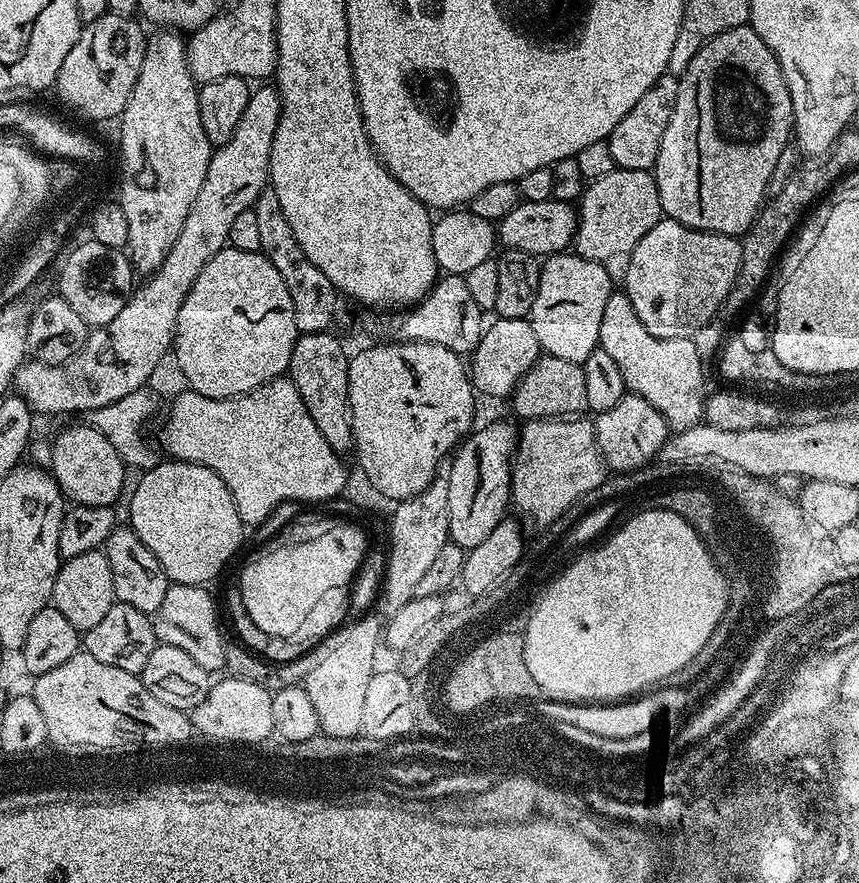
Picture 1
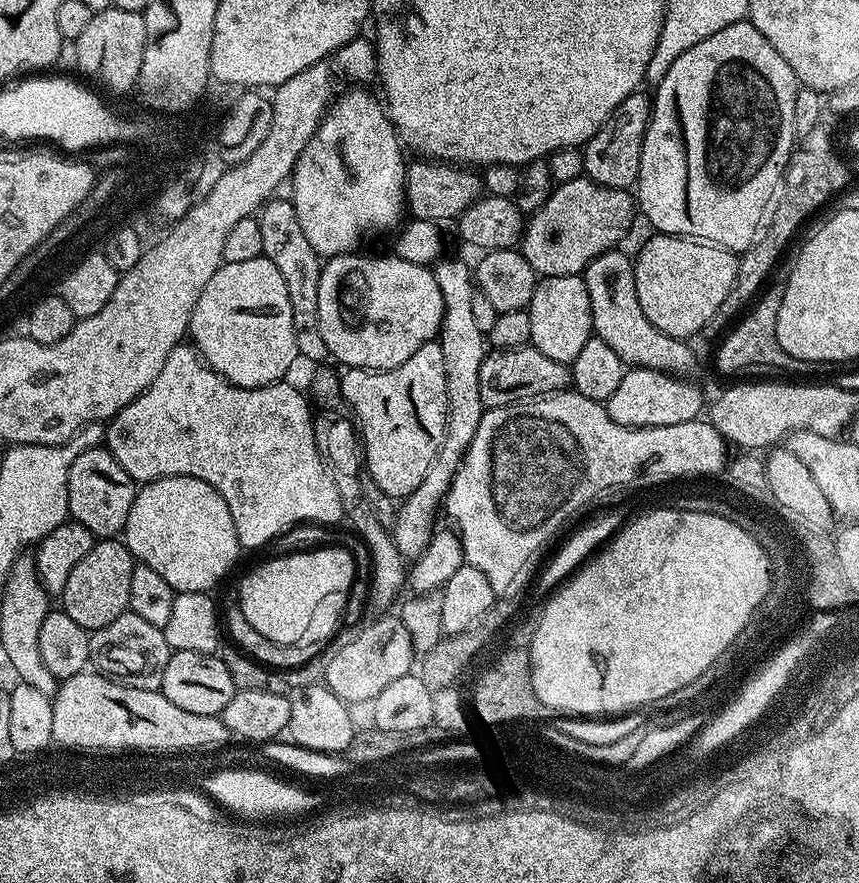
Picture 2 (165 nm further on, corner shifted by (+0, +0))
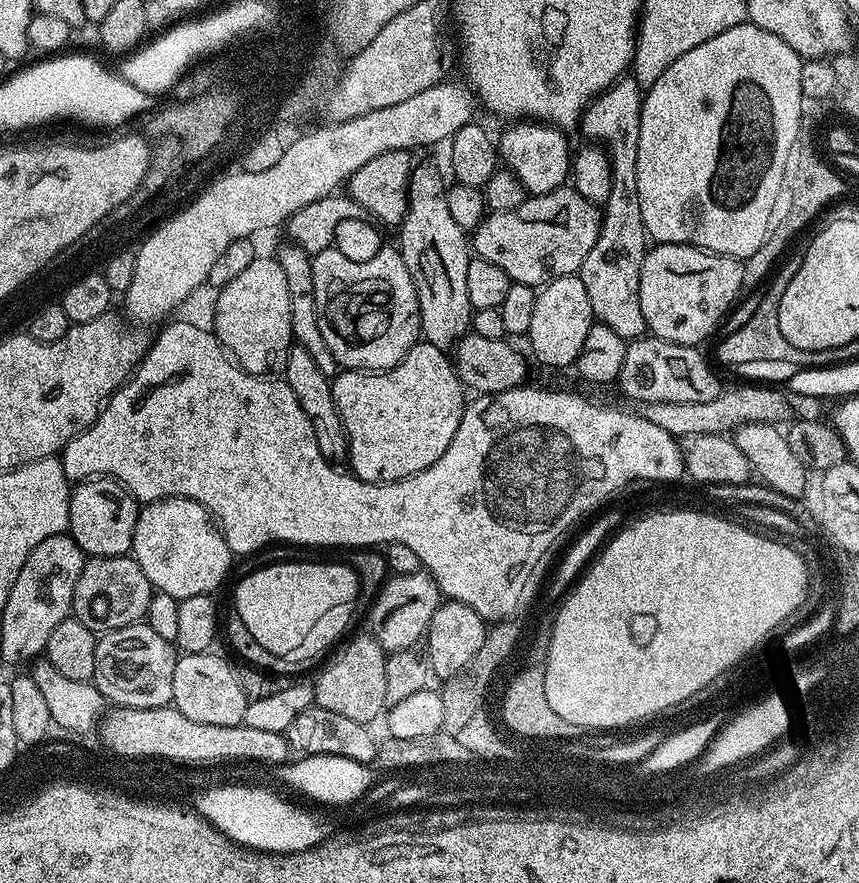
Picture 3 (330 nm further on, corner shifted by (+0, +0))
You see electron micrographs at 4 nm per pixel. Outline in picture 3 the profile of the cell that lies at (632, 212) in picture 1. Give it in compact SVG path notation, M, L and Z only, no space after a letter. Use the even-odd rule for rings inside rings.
M555 188L541 196L529 195L518 210L491 213L471 233L470 248L477 257L506 270L513 284L543 286L557 276L575 276L579 273L582 262L586 262L586 254L590 254L590 250L594 250L594 242L598 242L601 219L601 209L582 198L575 188Z

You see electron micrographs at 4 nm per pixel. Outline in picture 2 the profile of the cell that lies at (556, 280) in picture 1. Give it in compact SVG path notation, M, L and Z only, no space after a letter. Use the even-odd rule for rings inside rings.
M546 276L537 283L532 301L527 306L530 320L531 347L542 350L546 358L571 365L574 358L592 337L592 311L586 286L580 276Z

